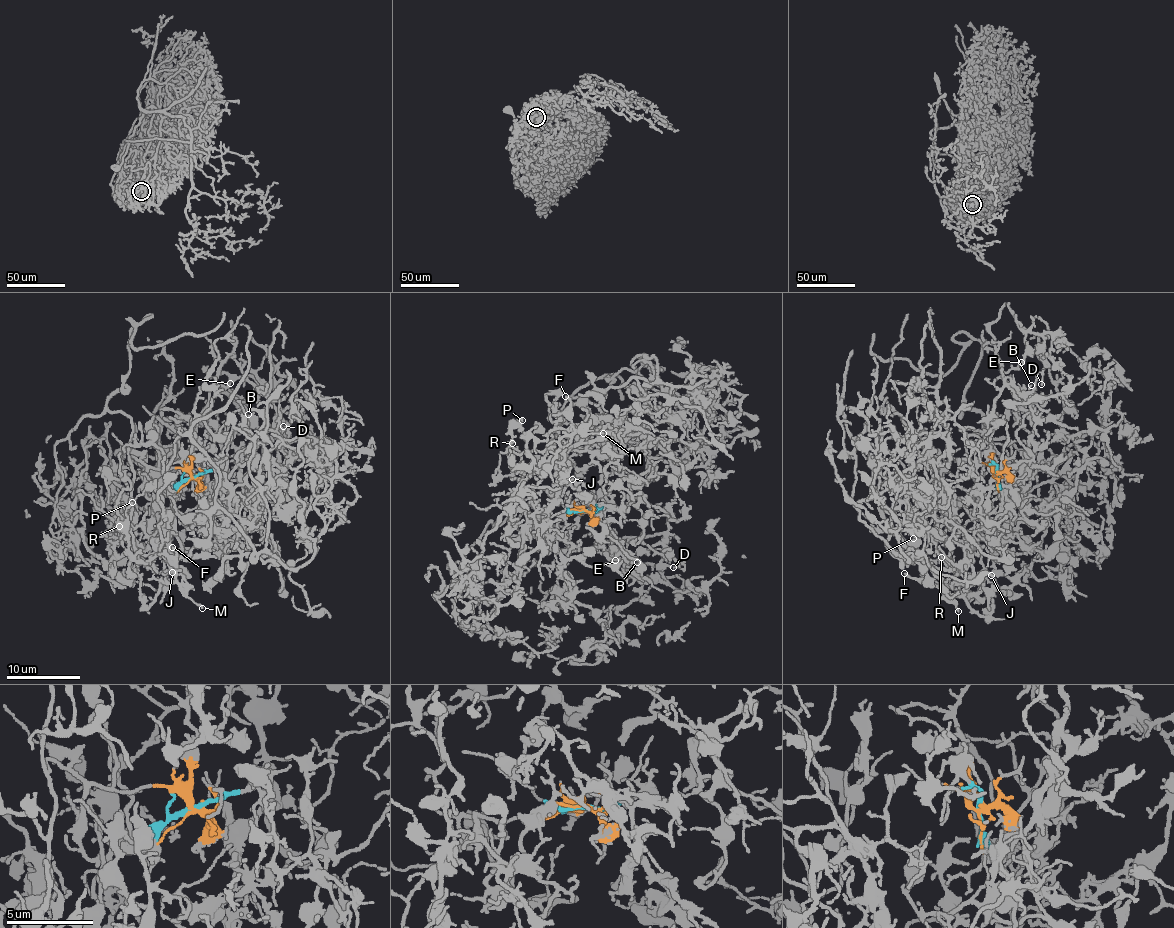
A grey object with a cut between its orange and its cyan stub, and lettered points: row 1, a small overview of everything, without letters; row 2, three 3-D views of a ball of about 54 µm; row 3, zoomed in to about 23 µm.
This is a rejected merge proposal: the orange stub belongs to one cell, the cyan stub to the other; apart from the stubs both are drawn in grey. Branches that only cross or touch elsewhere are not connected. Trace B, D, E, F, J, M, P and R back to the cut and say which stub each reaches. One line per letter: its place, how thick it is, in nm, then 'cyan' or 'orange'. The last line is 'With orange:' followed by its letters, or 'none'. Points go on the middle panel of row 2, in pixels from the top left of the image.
B: place (637, 562); calibre 110 nm; cyan
D: place (673, 567); calibre 110 nm; cyan
E: place (615, 560); calibre 170 nm; cyan
F: place (565, 396); calibre 150 nm; orange
J: place (572, 479); calibre 100 nm; orange
M: place (603, 433); calibre 150 nm; orange
P: place (522, 420); calibre 220 nm; orange
R: place (512, 443); calibre 160 nm; orange
With orange: F, J, M, P, R

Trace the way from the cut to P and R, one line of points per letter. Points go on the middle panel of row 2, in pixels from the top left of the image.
P: (584, 510), (545, 517), (520, 510), (525, 490), (514, 469), (520, 455), (509, 448), (531, 452), (522, 420)
R: (584, 510), (520, 510), (520, 455), (509, 448), (528, 452), (534, 438), (515, 427), (513, 444)

